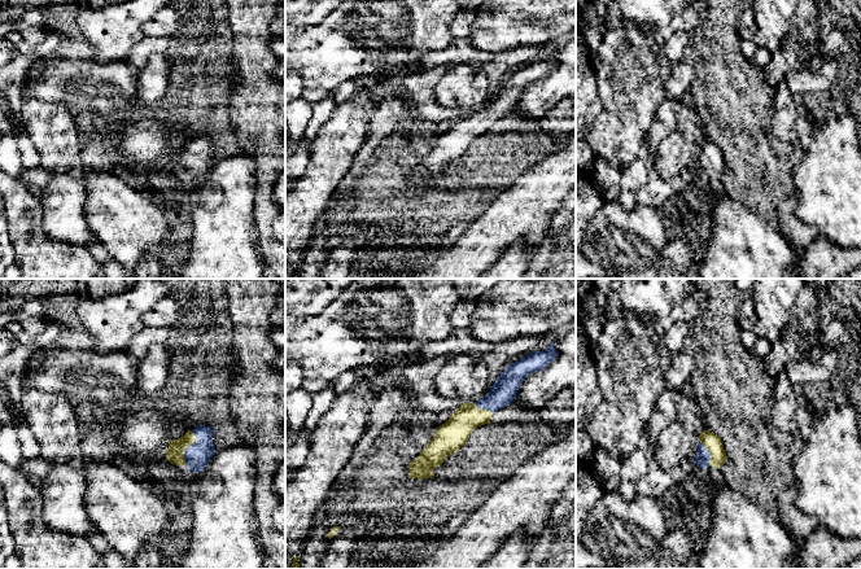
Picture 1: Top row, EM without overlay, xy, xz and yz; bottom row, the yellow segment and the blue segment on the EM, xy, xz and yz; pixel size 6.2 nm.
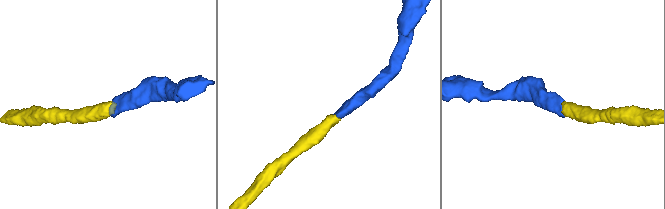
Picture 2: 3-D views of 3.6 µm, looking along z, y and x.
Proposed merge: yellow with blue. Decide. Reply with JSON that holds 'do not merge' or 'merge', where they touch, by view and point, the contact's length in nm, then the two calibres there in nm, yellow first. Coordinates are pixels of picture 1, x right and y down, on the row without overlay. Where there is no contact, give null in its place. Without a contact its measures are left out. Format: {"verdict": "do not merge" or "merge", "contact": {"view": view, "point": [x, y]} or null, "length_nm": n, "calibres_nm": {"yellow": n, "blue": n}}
{"verdict": "merge", "contact": {"view": "xy", "point": [187, 156]}, "length_nm": 220, "calibres_nm": {"yellow": 110, "blue": 160}}

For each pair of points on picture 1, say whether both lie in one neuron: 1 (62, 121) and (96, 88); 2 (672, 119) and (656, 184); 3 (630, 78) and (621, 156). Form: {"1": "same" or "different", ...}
{"1": "different", "2": "same", "3": "same"}

